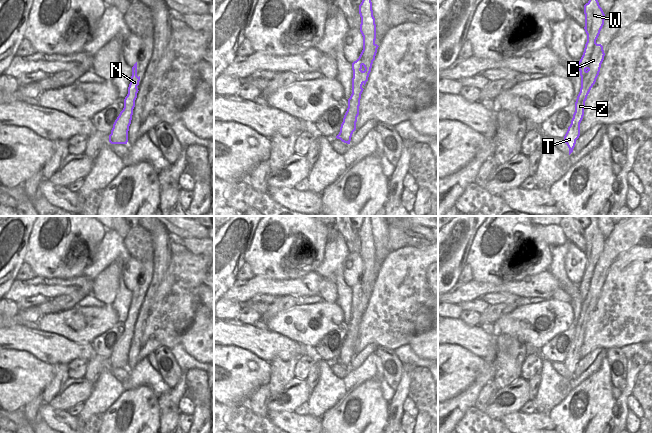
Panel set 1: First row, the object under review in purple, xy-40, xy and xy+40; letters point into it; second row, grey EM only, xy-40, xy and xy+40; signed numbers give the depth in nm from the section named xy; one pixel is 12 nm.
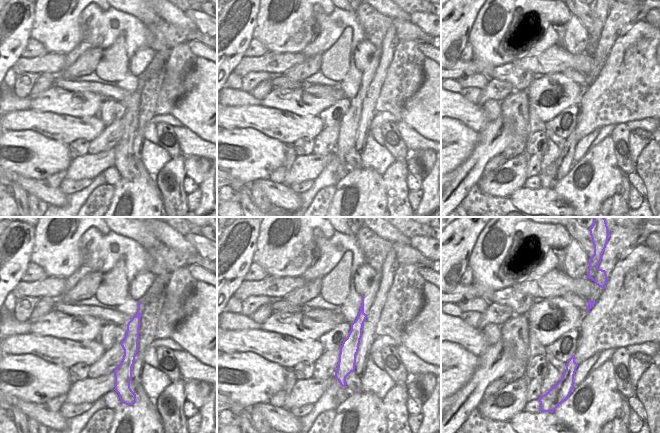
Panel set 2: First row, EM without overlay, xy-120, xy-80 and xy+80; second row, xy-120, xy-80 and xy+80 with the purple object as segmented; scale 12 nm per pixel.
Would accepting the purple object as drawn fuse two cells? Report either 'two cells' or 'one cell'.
two cells

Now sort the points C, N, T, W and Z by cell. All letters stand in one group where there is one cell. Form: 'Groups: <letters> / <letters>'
Groups: C N W Z / T

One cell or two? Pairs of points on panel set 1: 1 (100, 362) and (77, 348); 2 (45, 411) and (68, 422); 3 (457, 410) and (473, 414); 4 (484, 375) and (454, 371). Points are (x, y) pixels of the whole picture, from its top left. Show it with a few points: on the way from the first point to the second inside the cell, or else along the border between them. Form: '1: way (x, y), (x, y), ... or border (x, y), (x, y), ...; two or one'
1: border (96, 354), (89, 360); two
2: way (51, 416), (62, 421); one
3: border (474, 405), (470, 406), (457, 422); two
4: border (487, 363), (462, 392); two

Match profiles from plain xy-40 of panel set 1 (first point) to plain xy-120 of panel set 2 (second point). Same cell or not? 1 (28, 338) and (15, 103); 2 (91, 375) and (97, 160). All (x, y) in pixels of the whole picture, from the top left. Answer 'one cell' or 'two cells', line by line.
1: two cells
2: two cells

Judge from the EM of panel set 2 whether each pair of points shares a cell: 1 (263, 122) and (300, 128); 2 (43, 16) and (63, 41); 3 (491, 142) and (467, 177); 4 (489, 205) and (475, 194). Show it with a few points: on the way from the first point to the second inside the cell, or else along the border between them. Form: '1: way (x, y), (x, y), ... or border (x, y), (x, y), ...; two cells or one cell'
1: way (272, 122), (291, 127); one cell
2: way (49, 22), (58, 31), (59, 35); one cell
3: way (484, 151), (473, 168); one cell
4: way (486, 204), (478, 197); one cell

